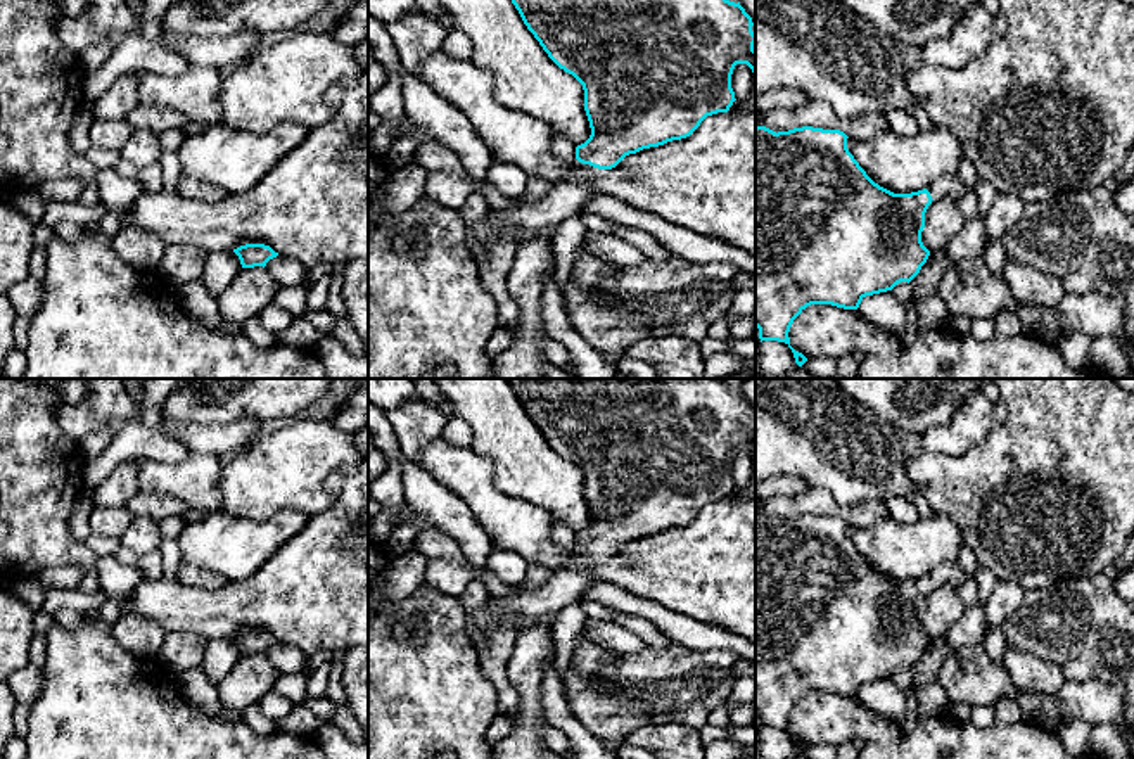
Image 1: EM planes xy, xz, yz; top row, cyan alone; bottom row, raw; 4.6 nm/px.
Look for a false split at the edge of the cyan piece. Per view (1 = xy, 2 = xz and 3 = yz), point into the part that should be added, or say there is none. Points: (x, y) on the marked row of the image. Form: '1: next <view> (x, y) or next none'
1: next none
2: next xz (566, 197)
3: next yz (953, 187)

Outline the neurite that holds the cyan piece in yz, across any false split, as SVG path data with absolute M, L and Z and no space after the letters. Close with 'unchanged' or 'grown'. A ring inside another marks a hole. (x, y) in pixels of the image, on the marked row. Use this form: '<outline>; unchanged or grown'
M755 126L755 327L761 342L785 342L799 367L807 358L790 346L793 320L811 304L857 309L866 296L909 284L930 256L921 242L928 206L942 197L959 201L970 190L959 176L942 176L928 190L894 194L866 175L849 152L847 138L840 130L802 126L776 133Z; grown

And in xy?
M245 244L233 252L239 256L242 268L266 266L266 263L278 256L270 246L264 244Z; unchanged

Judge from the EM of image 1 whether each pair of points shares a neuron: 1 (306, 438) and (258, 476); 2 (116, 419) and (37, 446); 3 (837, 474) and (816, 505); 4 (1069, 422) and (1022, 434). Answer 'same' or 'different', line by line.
1: same
2: different
3: different
4: same

